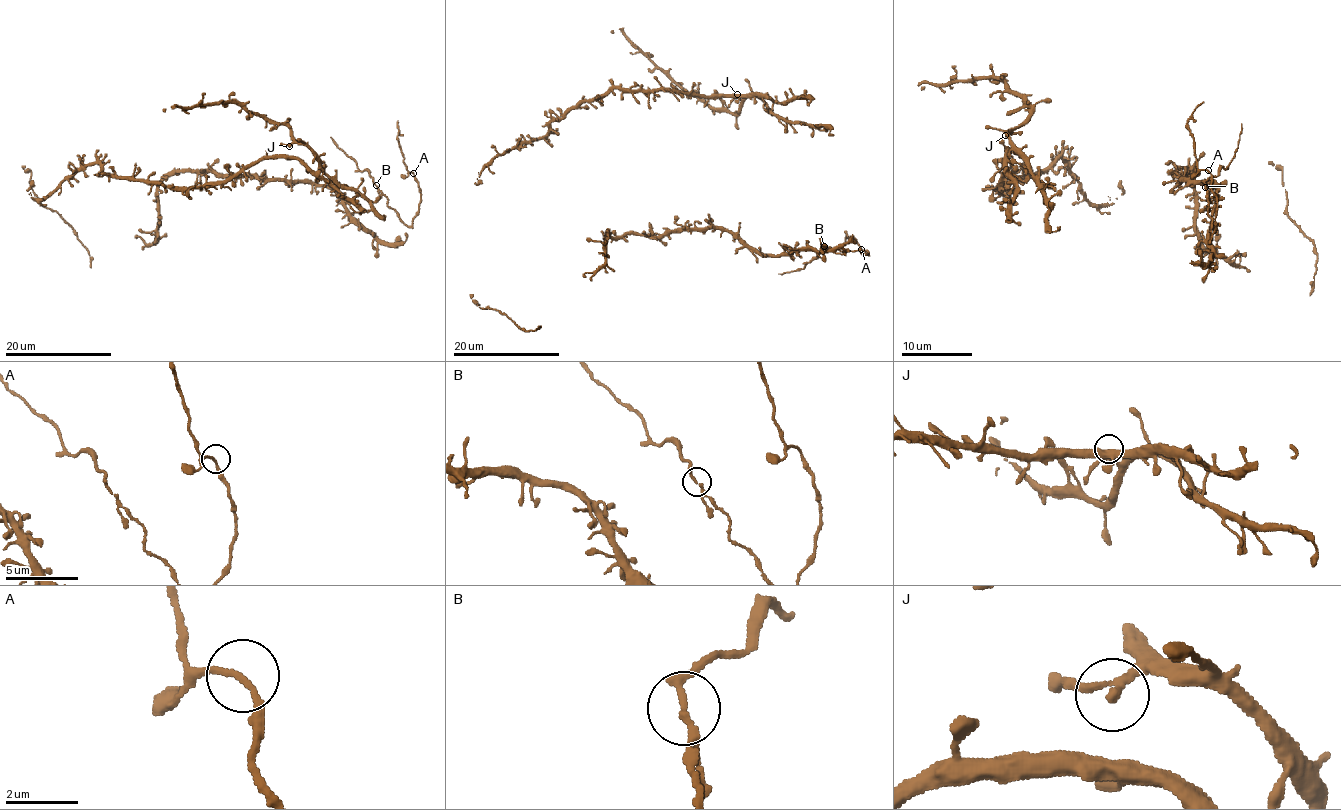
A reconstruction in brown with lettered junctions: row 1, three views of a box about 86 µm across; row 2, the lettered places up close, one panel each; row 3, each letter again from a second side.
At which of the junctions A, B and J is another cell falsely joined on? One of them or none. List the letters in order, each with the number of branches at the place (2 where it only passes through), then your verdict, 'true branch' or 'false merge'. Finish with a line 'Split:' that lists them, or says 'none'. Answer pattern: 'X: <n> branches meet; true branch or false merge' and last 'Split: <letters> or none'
A: 2 branches meet; true branch
B: 2 branches meet; true branch
J: 2 branches meet; true branch
Split: none

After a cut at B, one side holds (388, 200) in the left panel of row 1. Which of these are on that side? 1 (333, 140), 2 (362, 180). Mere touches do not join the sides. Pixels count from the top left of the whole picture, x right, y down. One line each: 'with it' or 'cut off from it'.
1: cut off from it
2: with it

